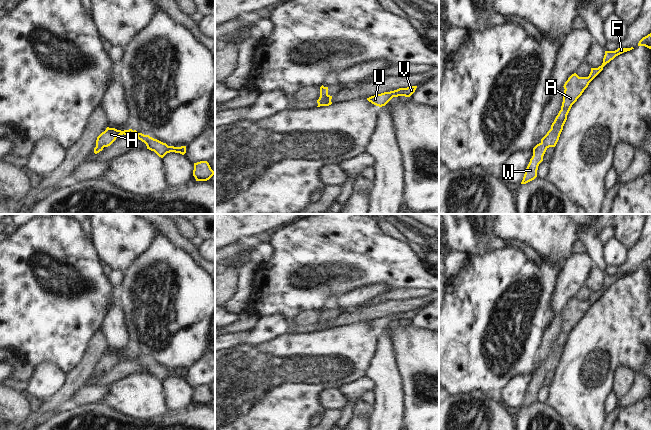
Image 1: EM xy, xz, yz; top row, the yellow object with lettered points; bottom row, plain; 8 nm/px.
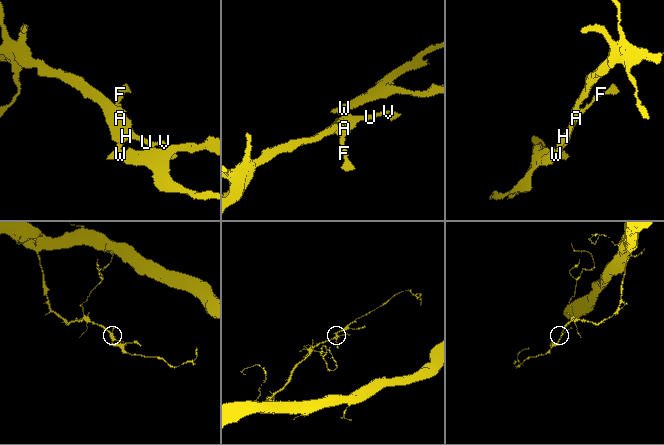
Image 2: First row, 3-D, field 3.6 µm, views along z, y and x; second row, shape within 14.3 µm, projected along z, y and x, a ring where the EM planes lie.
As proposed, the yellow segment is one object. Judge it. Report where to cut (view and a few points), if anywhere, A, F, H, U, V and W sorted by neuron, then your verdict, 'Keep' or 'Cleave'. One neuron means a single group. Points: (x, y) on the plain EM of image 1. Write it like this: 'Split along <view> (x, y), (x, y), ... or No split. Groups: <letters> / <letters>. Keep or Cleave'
No split. Groups: A F H U V W. Keep

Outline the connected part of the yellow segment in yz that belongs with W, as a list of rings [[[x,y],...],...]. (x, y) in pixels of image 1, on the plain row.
[[[618,272],[615,275],[605,275],[602,289],[598,292],[591,292],[591,296],[588,301],[579,301],[576,297],[574,297],[568,302],[563,310],[565,314],[561,334],[552,347],[551,353],[541,363],[541,366],[533,372],[533,380],[525,394],[521,408],[526,408],[537,401],[538,390],[543,385],[543,380],[546,374],[549,371],[556,370],[572,329],[582,319],[589,307],[603,294],[603,291],[607,287],[613,284],[616,280],[632,273],[634,272]]]

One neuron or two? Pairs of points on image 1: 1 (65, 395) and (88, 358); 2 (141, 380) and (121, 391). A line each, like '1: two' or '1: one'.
1: one
2: one

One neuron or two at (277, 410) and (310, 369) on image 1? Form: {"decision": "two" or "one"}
{"decision": "one"}

